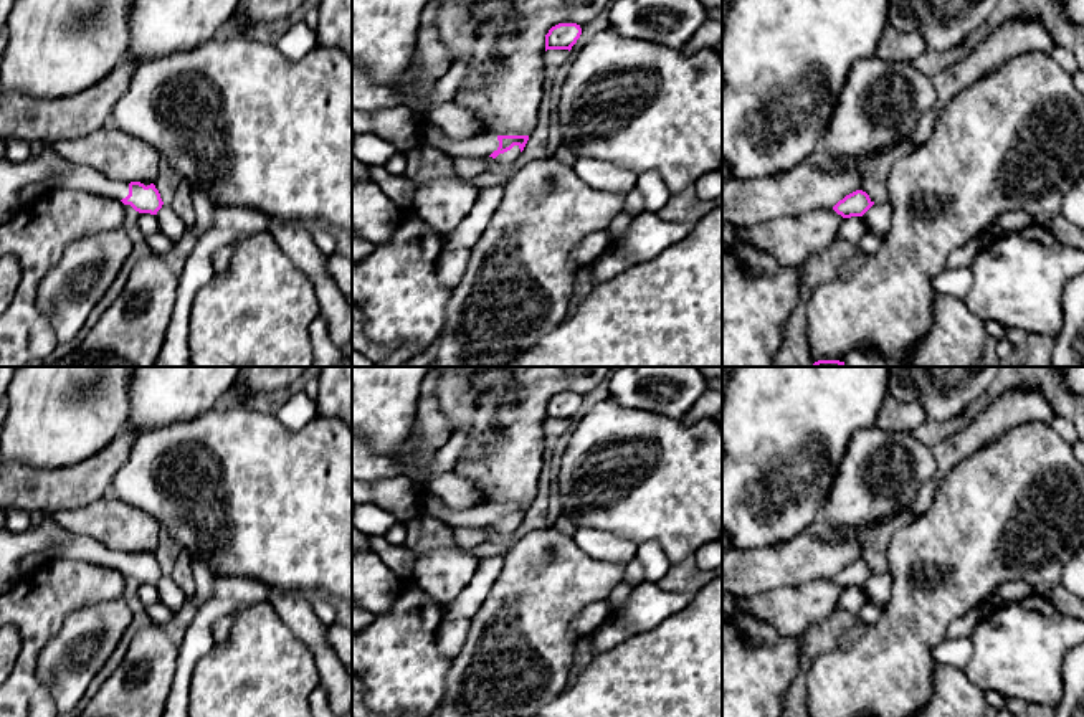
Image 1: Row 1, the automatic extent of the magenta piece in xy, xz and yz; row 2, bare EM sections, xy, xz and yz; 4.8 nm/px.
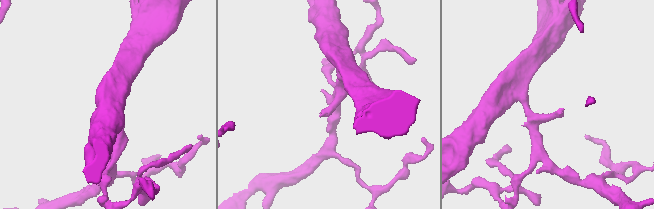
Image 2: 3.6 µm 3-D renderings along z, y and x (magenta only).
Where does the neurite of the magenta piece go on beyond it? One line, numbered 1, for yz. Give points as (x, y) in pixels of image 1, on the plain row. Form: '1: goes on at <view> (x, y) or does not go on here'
1: does not go on here

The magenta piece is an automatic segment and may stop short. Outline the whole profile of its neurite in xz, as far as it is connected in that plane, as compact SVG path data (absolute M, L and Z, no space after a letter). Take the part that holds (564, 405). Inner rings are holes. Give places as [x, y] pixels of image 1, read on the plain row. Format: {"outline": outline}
{"outline": "M559 393L549 400L545 405L545 421L547 420L572 420L582 405L582 398L577 393Z"}

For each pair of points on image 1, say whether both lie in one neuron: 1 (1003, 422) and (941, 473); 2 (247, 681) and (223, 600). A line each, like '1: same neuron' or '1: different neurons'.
1: same neuron
2: different neurons

